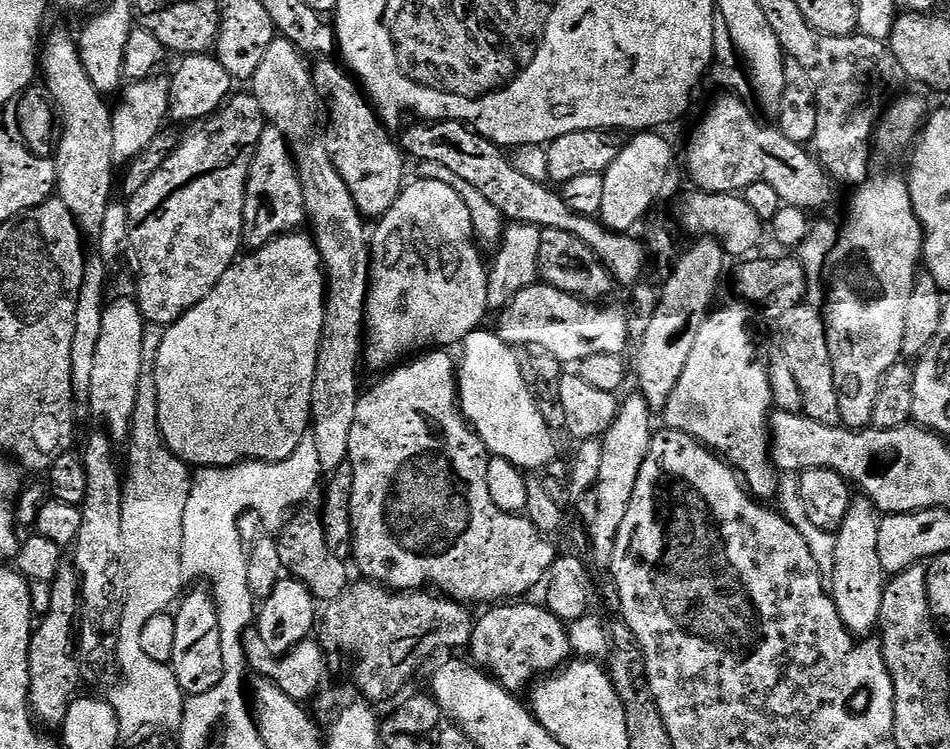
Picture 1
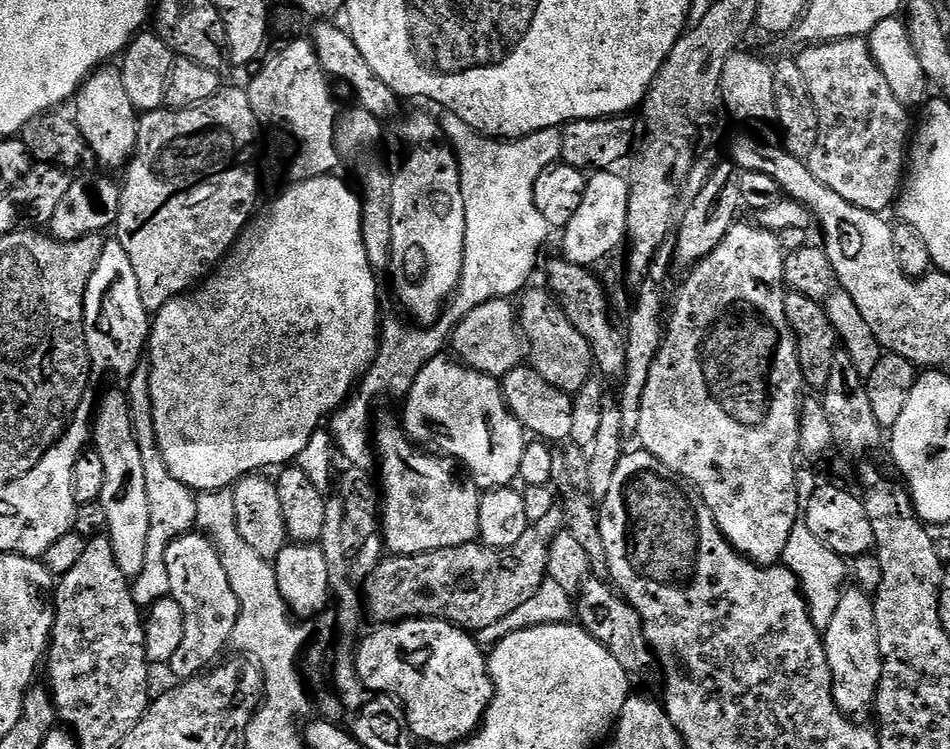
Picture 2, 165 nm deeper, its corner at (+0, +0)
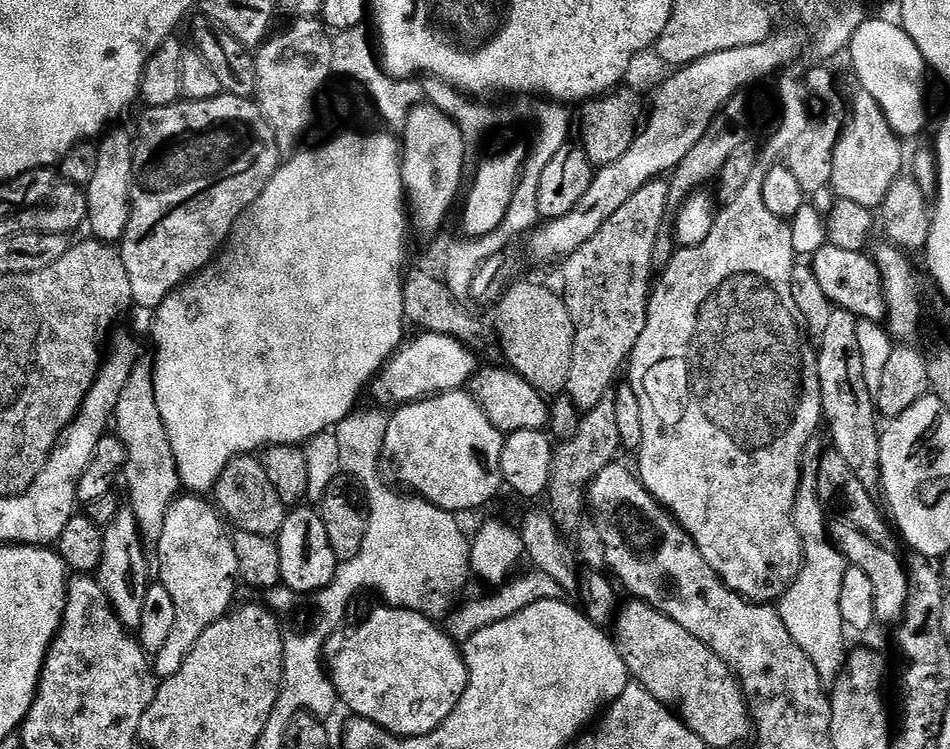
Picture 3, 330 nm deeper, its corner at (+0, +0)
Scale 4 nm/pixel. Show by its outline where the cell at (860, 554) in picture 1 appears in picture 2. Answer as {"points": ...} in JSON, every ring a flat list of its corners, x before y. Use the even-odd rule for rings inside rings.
{"points":[[855,586,847,587,839,599,838,611,830,620,830,626,823,631,824,649,832,675,832,693,836,709,849,718,860,718,864,711,871,709,876,702,876,691,882,678,882,654,878,646,877,618,874,615,873,597]]}

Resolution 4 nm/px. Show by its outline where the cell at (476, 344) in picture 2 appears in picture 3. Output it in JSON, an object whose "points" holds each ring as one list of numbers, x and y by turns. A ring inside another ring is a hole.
{"points":[[420,332,412,341,401,343,388,363,376,373,370,385,370,393,377,405,399,406,413,404,428,396,439,396,442,392,458,392,467,385,469,378,478,370,477,353,458,338,446,334]]}

